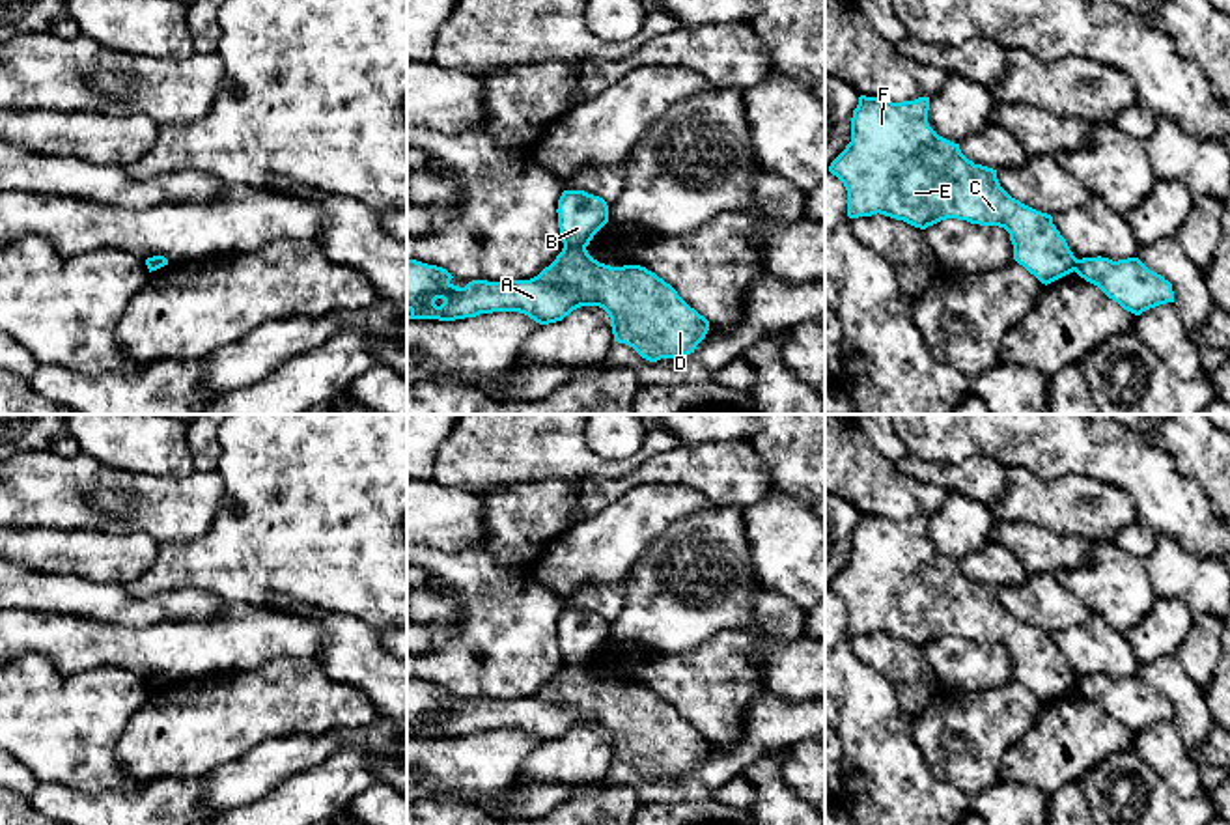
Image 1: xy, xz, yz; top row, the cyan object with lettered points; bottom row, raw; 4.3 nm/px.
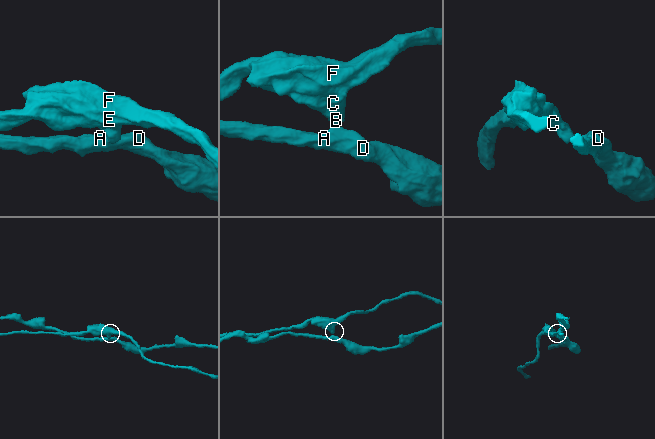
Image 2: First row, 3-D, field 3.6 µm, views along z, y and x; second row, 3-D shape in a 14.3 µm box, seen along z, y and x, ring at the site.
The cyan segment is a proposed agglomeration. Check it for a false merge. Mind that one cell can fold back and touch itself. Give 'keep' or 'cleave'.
cleave

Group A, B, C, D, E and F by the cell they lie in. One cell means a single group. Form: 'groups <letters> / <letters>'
groups A D / B C E F

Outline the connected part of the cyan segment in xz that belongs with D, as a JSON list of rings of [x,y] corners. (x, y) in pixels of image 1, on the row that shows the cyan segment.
[[[564,246],[556,259],[530,280],[487,282],[472,280],[465,287],[454,286],[454,276],[437,265],[407,259],[407,310],[409,319],[439,319],[455,321],[493,312],[519,312],[539,325],[562,321],[580,306],[599,306],[610,317],[614,342],[633,347],[642,358],[657,362],[661,358],[681,358],[694,353],[696,345],[706,338],[709,321],[691,308],[678,291],[659,278],[655,273],[640,265],[610,267],[594,259],[586,248]]]

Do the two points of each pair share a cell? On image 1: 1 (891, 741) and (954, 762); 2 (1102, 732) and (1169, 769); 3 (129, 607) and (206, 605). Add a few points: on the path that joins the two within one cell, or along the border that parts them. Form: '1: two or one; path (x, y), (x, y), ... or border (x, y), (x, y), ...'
1: two; border (909, 719), (924, 764), (949, 784)
2: two; border (1137, 734), (1132, 747)
3: one; path (148, 607), (187, 605)

